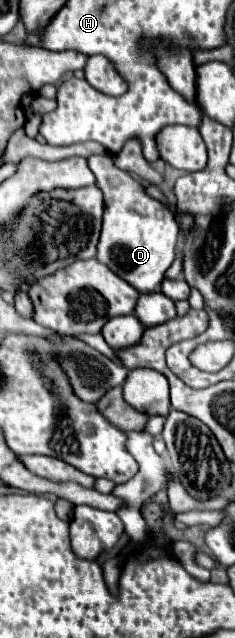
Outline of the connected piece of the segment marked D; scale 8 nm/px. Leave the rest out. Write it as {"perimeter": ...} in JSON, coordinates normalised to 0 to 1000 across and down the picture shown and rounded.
{"perimeter":[[[464,241],[379,245],[370,257],[447,307],[438,361],[413,386],[413,408],[455,414],[498,433],[540,439],[591,458],[668,455],[711,420],[745,408],[762,351],[736,332],[677,313],[617,304],[609,288],[557,279],[532,266],[506,266]]]}

